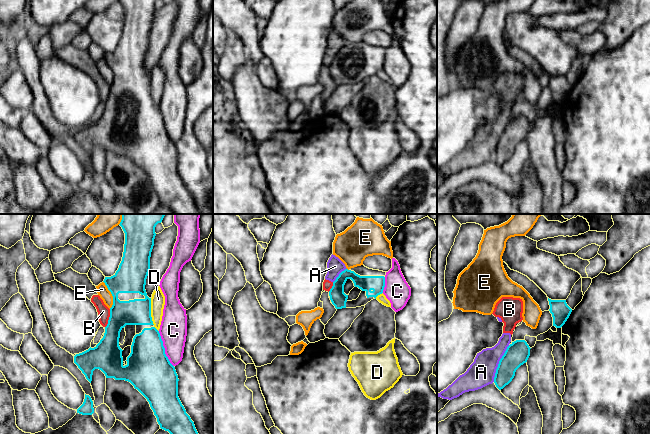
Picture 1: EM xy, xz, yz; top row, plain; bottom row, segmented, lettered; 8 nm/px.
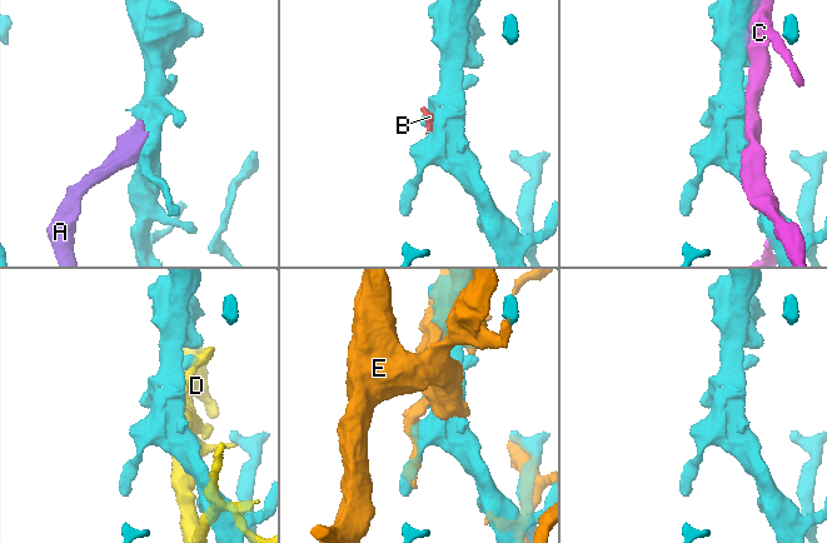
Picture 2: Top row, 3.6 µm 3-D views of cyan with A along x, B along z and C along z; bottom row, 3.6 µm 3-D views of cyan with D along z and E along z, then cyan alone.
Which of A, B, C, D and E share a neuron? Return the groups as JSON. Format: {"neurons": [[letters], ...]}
{"neurons": [["A", "B"], ["C"], ["D"], ["E"]]}

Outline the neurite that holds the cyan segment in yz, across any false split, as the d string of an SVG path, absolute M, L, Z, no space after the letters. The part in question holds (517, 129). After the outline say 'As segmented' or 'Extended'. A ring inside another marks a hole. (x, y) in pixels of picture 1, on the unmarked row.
M516 116L507 123L494 153L494 159L499 166L508 161L514 154L516 146L527 138L530 125L525 116Z. As segmented

